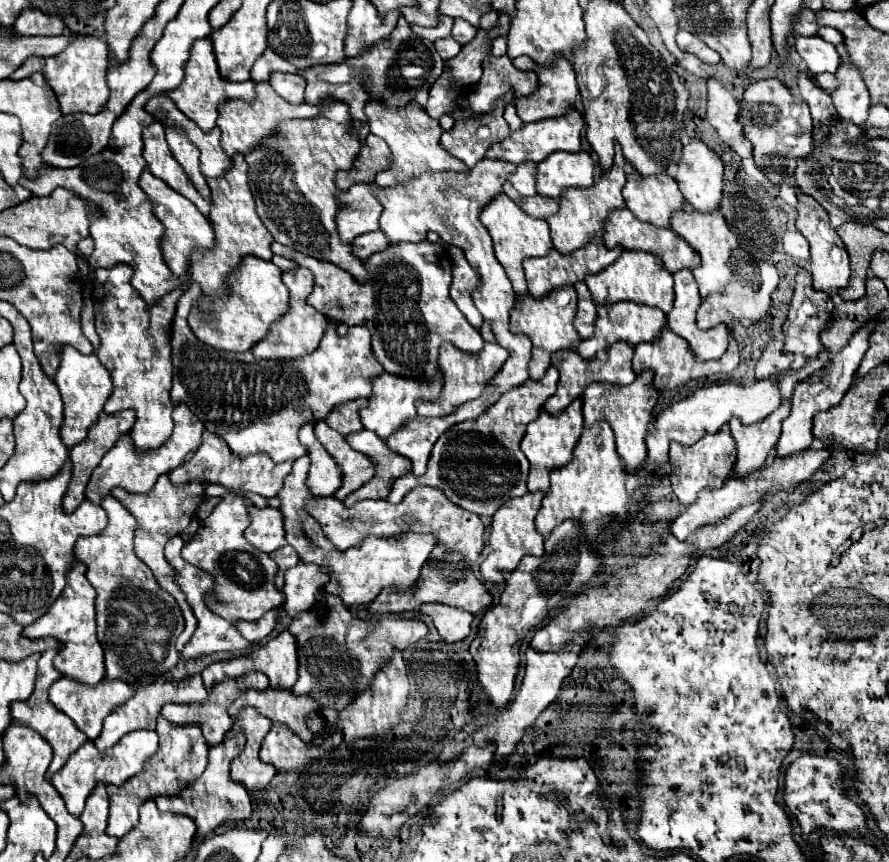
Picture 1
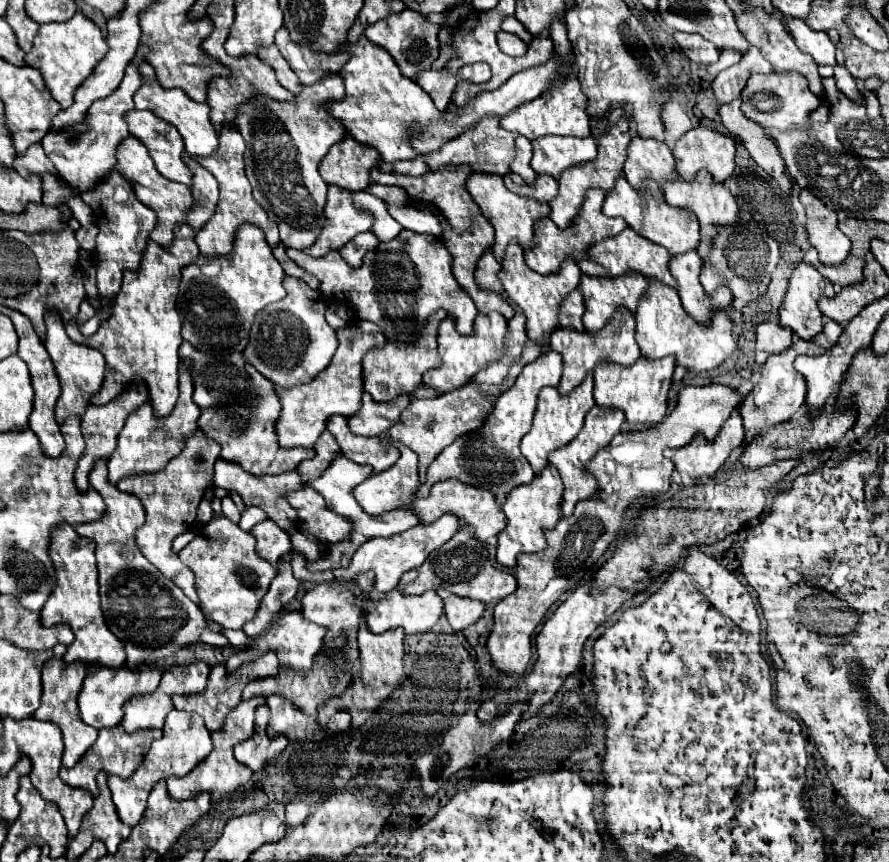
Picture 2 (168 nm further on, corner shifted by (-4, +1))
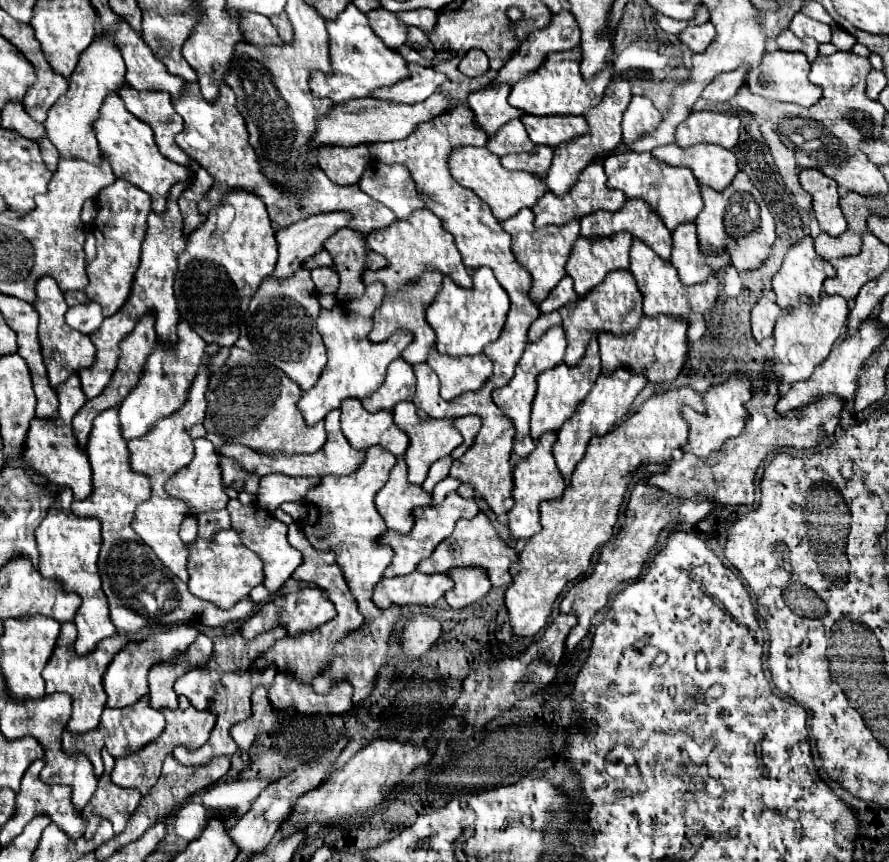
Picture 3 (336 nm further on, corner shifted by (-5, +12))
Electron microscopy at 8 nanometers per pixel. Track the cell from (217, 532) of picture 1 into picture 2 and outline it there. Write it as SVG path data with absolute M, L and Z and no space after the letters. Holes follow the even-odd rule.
M214 497L211 507L214 513L213 520L203 528L203 534L197 535L177 556L195 574L195 590L201 602L199 608L205 614L205 618L219 624L221 628L241 630L241 626L257 614L257 608L263 596L267 594L271 580L275 578L275 568L255 552L255 538L223 516L221 499Z

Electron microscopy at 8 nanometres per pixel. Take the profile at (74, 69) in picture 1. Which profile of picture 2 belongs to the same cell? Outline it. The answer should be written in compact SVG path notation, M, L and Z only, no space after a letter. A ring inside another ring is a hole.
M75 12L71 20L41 24L33 40L33 48L25 56L25 64L41 70L43 80L47 82L55 100L61 104L61 108L69 108L73 104L75 88L79 88L81 82L93 72L93 68L99 64L107 50L107 42L95 22L83 16L81 12Z

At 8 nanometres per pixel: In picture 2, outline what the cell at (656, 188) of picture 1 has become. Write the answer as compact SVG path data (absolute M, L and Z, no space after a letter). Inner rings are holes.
M635 136L627 148L623 174L635 188L639 188L643 180L675 180L675 158L665 142Z

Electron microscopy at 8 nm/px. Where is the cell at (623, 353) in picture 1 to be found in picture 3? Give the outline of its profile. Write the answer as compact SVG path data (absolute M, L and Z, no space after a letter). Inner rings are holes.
M616 271L608 273L606 281L602 281L584 301L576 301L576 305L566 305L560 309L560 315L564 319L562 327L566 333L568 349L564 363L568 367L576 367L578 361L584 357L584 351L588 349L588 343L592 337L600 333L612 333L612 335L628 335L636 331L640 319L642 319L642 295L636 289L636 281L630 271Z

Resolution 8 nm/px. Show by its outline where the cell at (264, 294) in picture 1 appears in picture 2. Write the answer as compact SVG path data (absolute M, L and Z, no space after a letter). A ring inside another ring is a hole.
M241 224L235 232L233 250L225 256L199 256L195 264L183 270L177 296L177 312L181 316L183 340L195 344L201 352L227 354L241 352L249 342L249 330L255 314L271 302L285 298L285 272L261 228L255 224Z

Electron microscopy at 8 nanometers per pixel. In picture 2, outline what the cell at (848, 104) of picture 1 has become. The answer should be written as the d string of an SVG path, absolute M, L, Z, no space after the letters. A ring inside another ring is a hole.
M835 66L835 80L837 80L837 86L839 86L839 90L843 90L843 94L845 96L849 96L849 98L853 98L855 100L855 96L859 96L857 92L857 86L855 86L855 82L853 82L853 76L851 76L851 72L845 68L845 66Z

